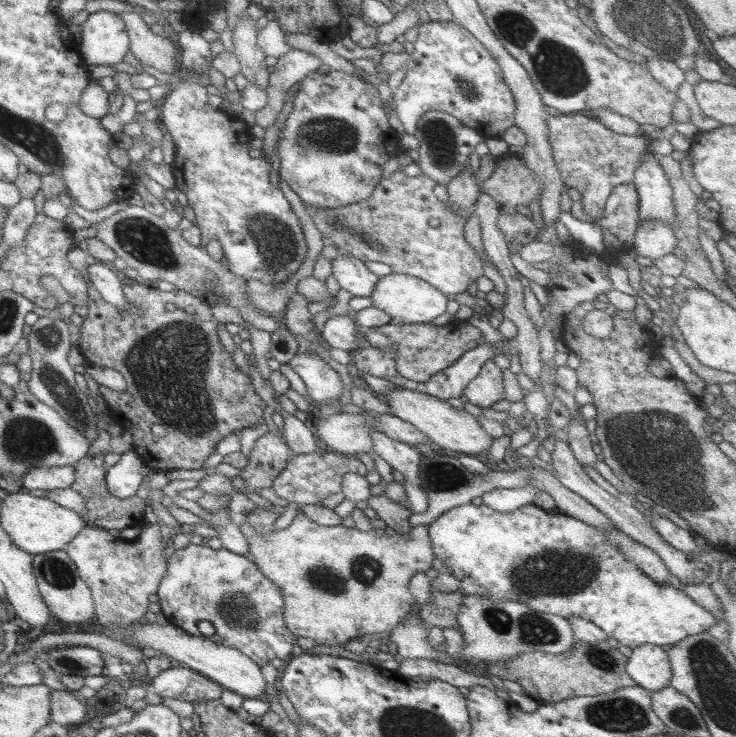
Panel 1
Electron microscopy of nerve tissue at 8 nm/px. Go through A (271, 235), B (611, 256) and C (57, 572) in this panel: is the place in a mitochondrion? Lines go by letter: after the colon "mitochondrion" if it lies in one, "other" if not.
A: mitochondrion
B: other
C: mitochondrion

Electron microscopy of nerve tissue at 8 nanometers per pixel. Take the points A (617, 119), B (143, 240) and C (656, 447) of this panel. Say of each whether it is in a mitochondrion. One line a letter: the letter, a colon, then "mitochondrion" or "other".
A: other
B: mitochondrion
C: mitochondrion

